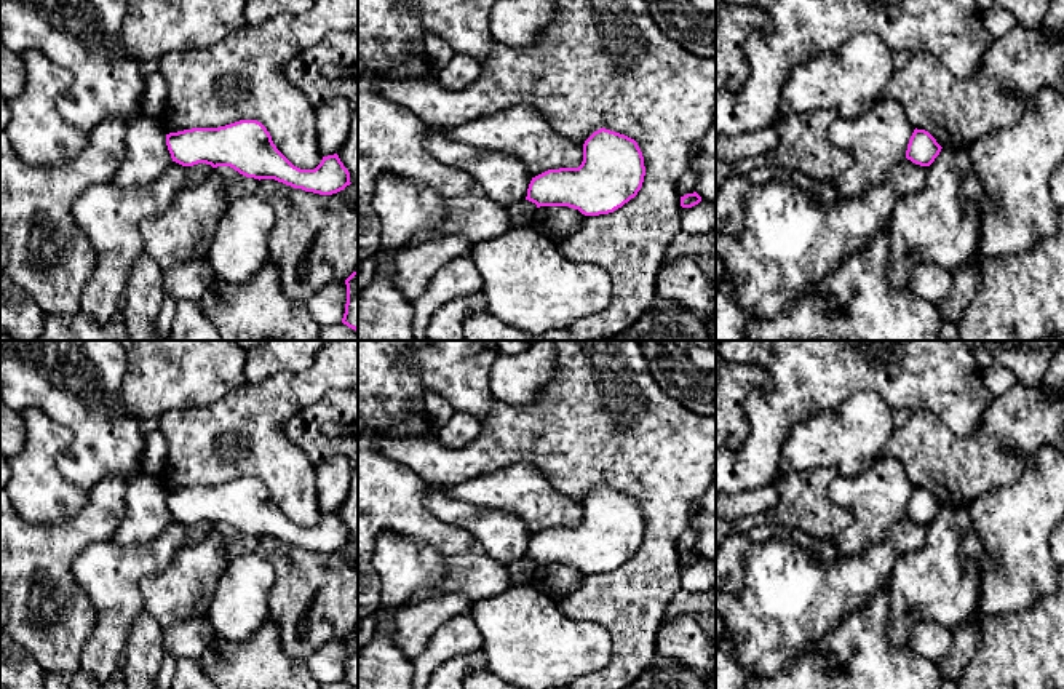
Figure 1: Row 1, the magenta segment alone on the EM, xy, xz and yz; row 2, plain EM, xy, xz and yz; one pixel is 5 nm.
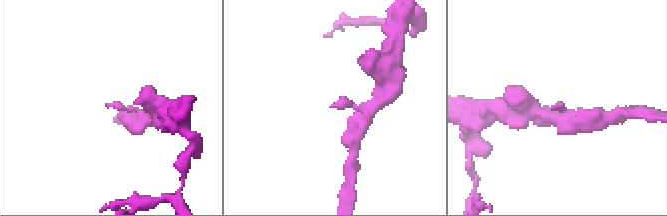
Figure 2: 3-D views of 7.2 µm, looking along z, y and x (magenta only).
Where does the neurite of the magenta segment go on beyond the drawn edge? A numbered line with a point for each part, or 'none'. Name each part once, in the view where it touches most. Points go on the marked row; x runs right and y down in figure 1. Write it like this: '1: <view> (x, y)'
none

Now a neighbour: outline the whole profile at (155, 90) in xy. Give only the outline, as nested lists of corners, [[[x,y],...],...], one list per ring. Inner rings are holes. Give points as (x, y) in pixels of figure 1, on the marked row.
[[[158,72],[144,80],[144,114],[160,117],[166,99],[166,85]]]

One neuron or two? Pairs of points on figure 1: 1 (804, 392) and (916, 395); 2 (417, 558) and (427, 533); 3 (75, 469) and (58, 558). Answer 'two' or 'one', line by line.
1: one
2: two
3: two

